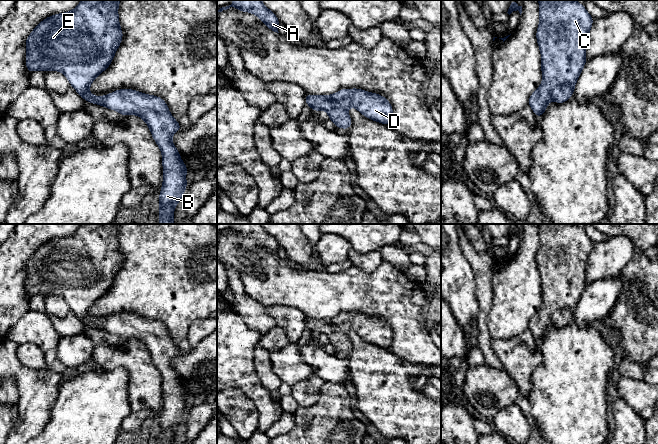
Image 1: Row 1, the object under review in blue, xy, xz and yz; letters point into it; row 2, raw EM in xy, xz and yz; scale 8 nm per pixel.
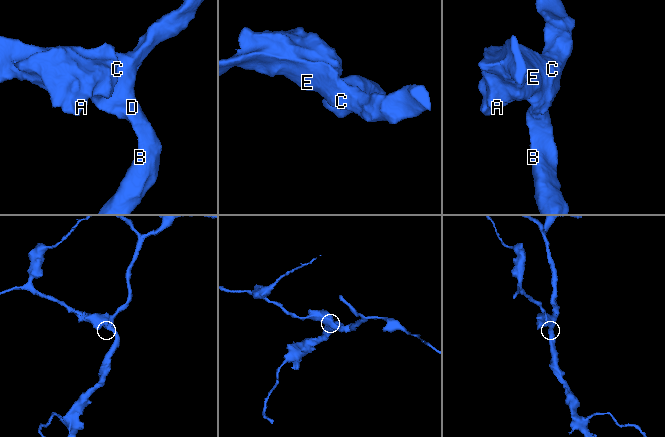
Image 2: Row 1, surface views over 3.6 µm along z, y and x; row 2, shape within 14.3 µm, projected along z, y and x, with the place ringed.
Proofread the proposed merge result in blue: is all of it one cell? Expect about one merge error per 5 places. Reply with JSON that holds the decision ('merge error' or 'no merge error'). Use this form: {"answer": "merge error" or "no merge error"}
{"answer": "no merge error"}

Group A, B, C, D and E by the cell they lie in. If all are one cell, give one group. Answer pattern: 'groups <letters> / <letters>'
groups A B C D E

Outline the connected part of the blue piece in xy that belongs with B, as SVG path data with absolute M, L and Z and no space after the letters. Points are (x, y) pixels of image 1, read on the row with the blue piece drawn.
M82 0L72 11L55 14L42 20L25 42L27 71L60 71L71 87L86 102L117 111L121 116L134 114L148 125L154 141L162 152L163 183L159 194L159 224L173 224L177 203L186 191L187 166L172 142L172 135L182 129L171 115L166 102L158 96L144 94L133 89L119 89L105 96L93 96L89 86L111 64L121 44L123 31L120 28L118 7L121 0Z

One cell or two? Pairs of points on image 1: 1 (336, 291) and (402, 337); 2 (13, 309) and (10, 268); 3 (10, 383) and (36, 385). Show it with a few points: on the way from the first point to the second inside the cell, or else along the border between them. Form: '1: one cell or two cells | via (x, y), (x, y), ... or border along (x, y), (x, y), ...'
1: one cell | via (355, 291), (368, 293), (393, 318)
2: one cell | via (10, 299), (10, 278)
3: two cells | border along (10, 376), (16, 383), (18, 404)

